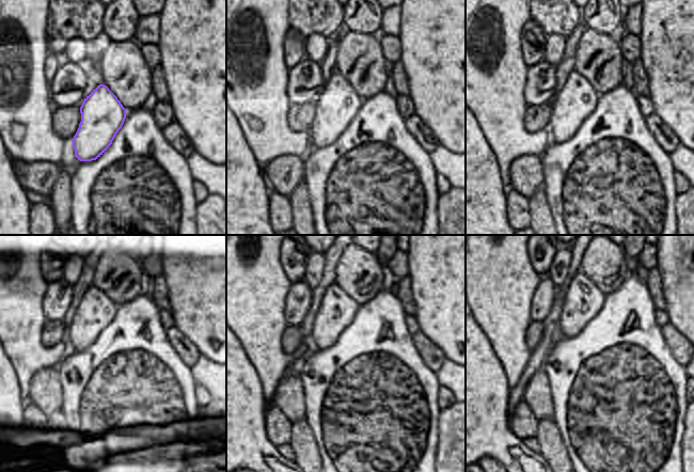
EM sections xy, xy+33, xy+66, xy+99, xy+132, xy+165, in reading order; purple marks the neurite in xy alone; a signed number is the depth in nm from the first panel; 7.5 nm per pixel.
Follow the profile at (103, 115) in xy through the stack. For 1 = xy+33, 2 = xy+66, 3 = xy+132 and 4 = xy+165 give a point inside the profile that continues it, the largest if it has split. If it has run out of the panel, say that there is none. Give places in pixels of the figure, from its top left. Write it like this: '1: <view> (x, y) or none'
1: xy+33 (338, 105)
2: xy+66 (578, 98)
3: xy+132 (340, 307)
4: xy+165 (580, 310)

